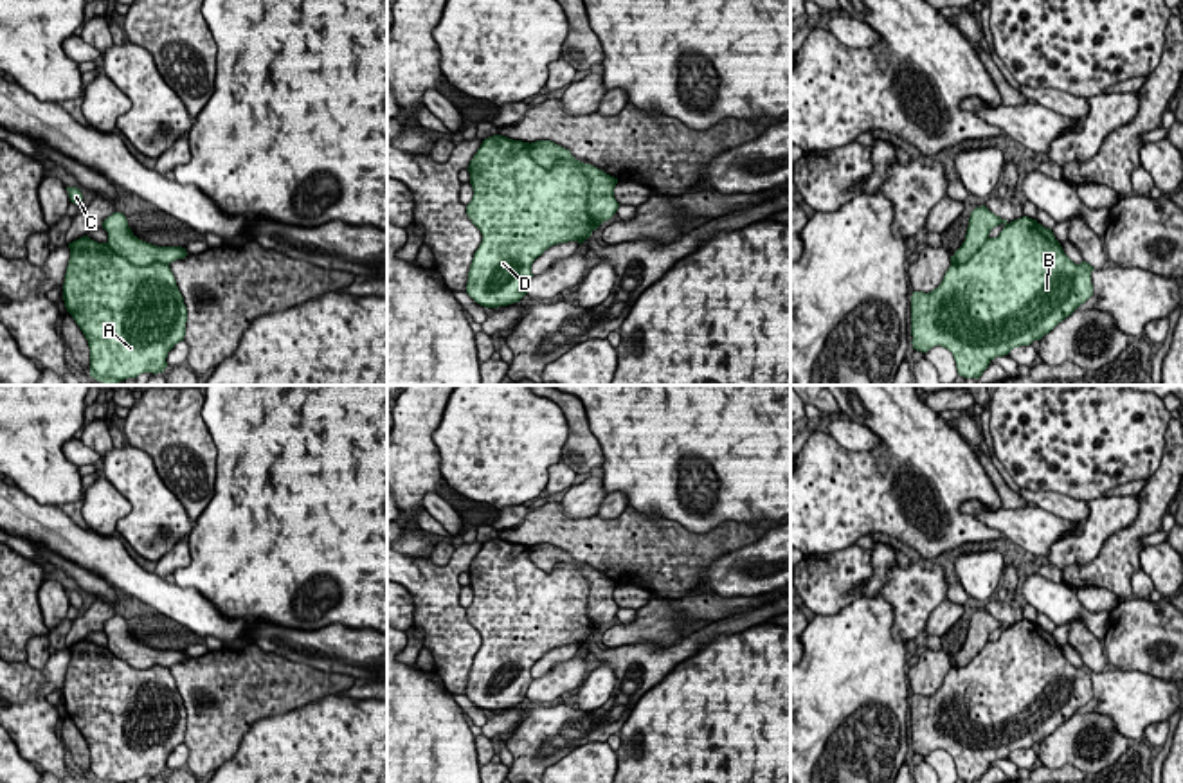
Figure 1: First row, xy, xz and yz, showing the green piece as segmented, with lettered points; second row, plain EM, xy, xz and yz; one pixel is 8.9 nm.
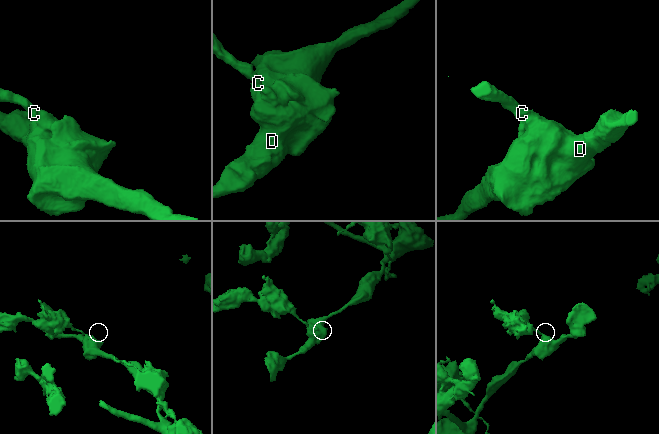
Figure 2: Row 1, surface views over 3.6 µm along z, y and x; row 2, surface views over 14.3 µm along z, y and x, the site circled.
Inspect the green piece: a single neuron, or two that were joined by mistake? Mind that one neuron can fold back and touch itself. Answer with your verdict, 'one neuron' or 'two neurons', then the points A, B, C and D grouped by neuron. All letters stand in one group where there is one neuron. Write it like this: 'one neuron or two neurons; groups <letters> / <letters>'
two neurons; groups A B D / C

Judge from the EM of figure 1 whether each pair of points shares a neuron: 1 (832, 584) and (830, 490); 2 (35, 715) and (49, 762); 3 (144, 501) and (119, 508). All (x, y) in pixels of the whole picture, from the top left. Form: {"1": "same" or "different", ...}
{"1": "different", "2": "same", "3": "different"}

